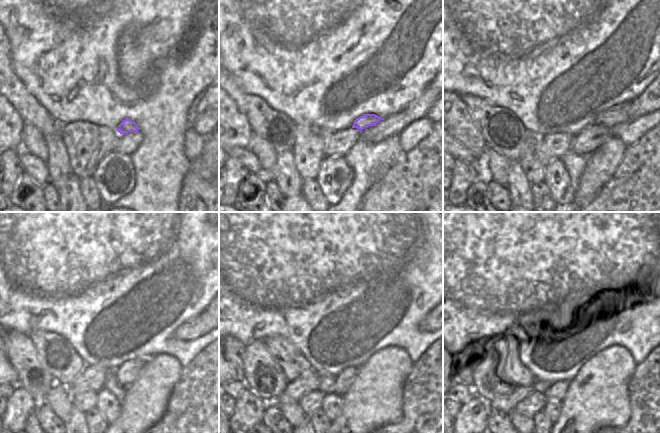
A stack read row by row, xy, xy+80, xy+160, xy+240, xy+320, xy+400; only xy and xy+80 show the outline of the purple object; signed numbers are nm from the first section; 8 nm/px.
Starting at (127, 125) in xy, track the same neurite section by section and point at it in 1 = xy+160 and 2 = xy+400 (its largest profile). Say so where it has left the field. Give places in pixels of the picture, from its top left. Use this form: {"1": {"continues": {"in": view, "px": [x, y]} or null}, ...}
{"1": {"continues": {"in": "xy+160", "px": [619, 114]}}, "2": {"continues": null}}

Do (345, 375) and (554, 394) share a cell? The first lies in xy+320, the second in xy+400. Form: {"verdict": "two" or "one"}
{"verdict": "one"}

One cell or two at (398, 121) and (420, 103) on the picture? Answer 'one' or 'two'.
one

